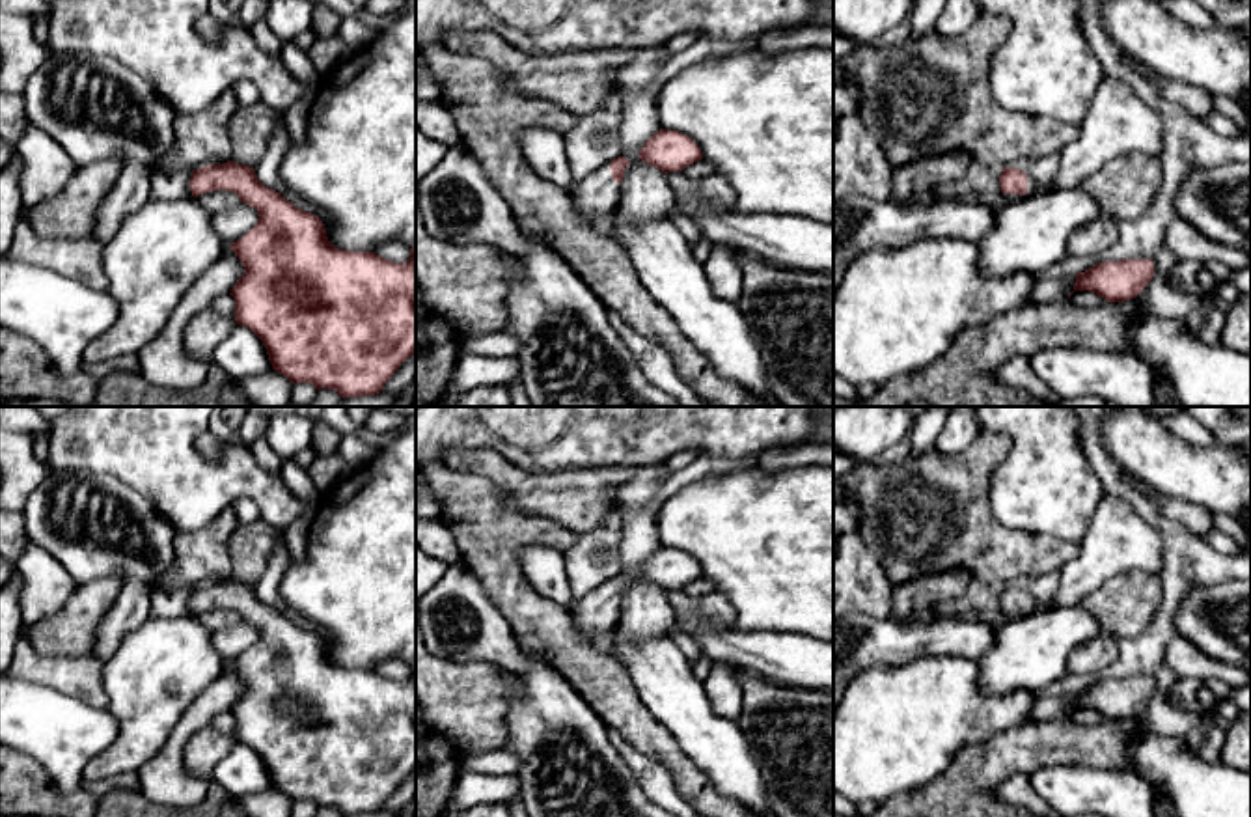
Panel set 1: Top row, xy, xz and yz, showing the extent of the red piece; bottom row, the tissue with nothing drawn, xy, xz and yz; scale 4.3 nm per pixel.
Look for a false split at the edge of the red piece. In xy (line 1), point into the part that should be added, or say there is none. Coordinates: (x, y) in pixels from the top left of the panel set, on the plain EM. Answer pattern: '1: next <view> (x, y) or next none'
1: next none

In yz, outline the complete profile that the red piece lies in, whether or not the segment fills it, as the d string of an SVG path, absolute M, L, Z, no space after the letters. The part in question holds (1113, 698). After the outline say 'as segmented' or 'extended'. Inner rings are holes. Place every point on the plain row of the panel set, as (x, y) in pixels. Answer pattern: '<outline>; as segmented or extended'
M1150 677L1096 681L1076 692L1074 709L1093 709L1107 720L1135 716L1154 694Z; as segmented

